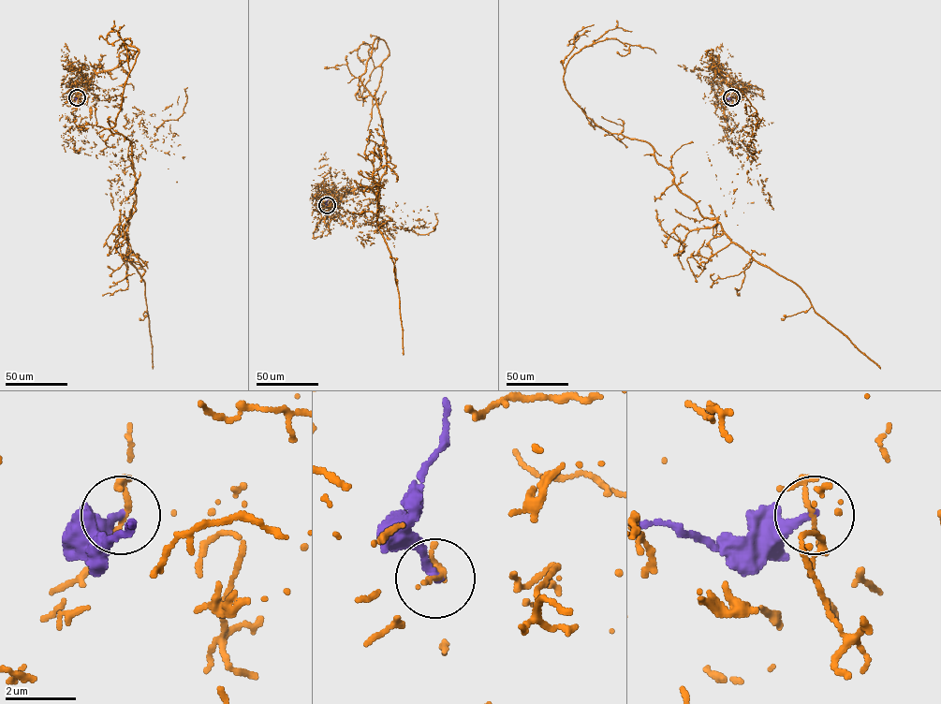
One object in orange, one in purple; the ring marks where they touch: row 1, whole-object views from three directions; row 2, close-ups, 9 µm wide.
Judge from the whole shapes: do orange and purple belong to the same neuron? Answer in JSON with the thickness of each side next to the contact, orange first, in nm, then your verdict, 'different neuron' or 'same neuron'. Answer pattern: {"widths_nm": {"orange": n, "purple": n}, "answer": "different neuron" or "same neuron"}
{"widths_nm": {"orange": 160, "purple": 240}, "answer": "different neuron"}

